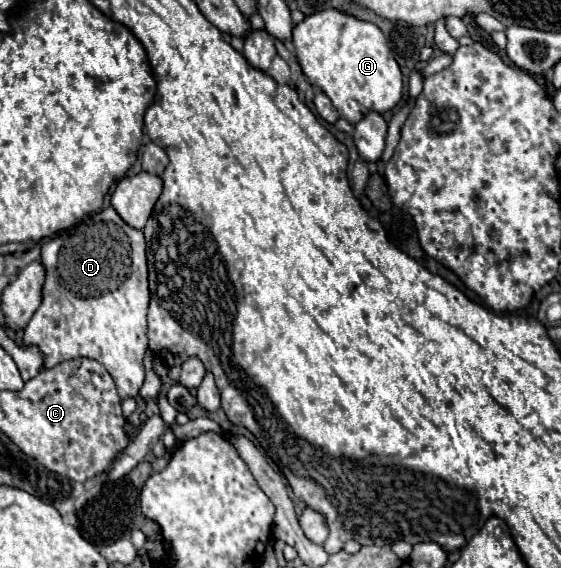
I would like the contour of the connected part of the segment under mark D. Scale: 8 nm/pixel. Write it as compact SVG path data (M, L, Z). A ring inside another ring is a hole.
M108 207L100 213L84 217L70 231L62 231L42 245L40 263L46 269L46 279L42 287L42 303L32 315L24 329L22 343L26 347L34 345L42 353L44 369L50 369L62 361L88 357L96 359L106 367L116 383L120 399L136 397L144 383L144 355L148 351L146 337L146 311L150 301L148 291L148 271L146 271L146 241L144 233L130 227L120 219L120 215Z

